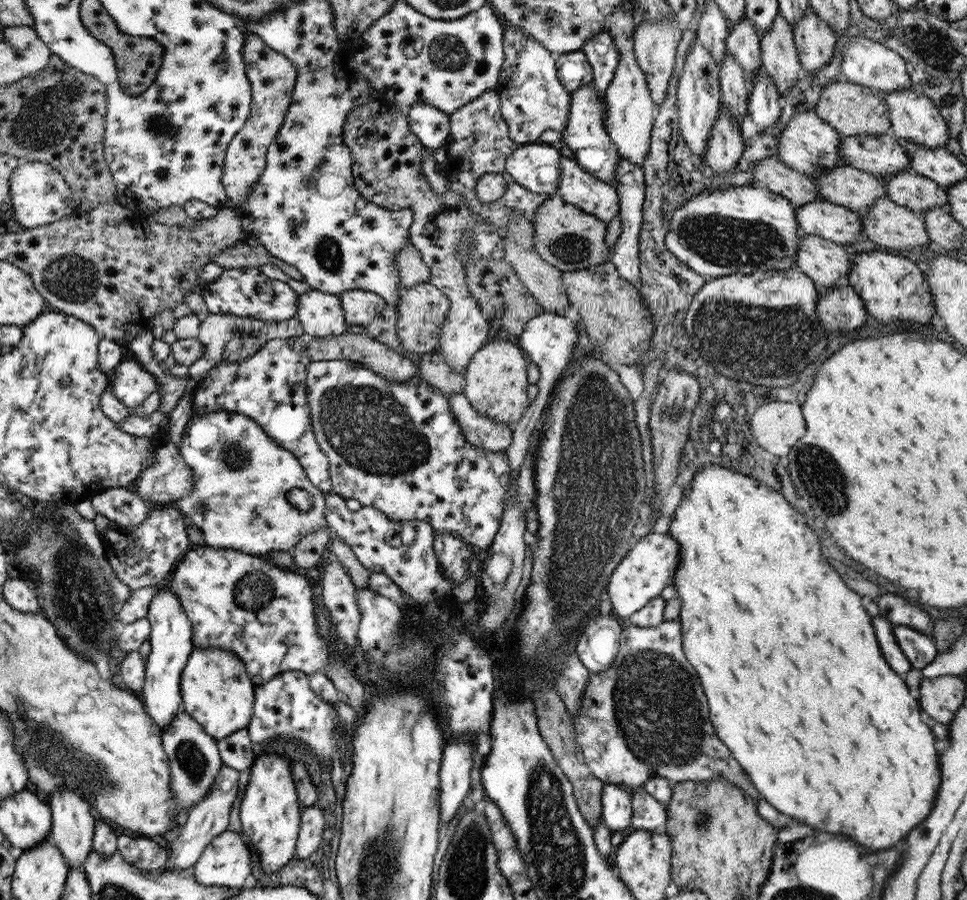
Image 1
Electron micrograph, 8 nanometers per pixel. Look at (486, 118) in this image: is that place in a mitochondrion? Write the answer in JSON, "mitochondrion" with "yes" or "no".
{"mitochondrion":"no"}

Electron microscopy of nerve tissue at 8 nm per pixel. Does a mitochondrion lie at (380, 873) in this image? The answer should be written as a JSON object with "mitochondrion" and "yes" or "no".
{"mitochondrion":"yes"}

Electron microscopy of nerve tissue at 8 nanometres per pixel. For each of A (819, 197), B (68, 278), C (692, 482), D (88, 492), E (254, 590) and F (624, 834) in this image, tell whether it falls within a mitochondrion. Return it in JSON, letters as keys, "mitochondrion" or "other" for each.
{"A":"other","B":"mitochondrion","C":"other","D":"other","E":"mitochondrion","F":"other"}

